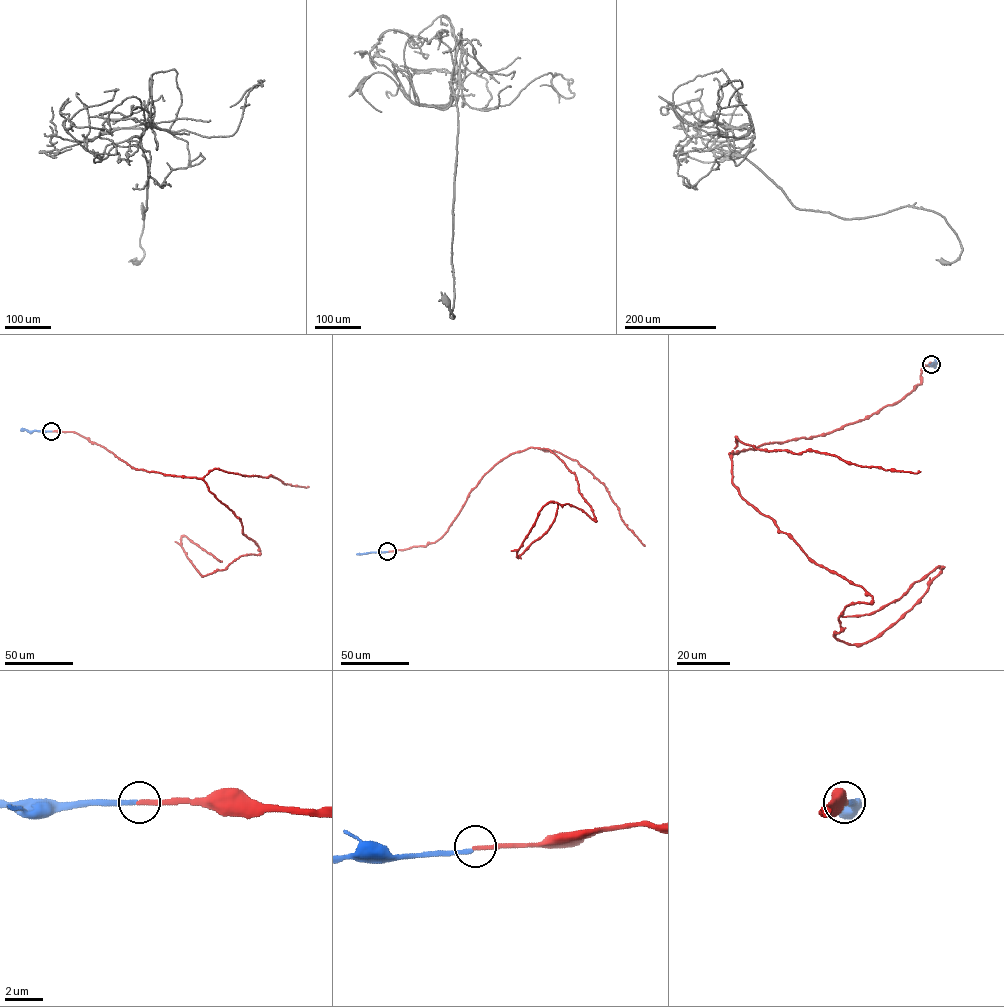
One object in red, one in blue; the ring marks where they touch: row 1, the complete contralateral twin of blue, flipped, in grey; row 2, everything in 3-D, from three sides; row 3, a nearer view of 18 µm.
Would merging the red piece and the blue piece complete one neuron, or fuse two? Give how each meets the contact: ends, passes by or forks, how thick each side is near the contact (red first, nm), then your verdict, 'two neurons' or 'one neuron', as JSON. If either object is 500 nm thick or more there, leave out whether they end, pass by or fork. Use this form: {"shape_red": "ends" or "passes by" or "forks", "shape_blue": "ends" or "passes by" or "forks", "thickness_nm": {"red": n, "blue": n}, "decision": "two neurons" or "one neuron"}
{"shape_red": "ends", "shape_blue": "ends", "thickness_nm": {"red": 260, "blue": 220}, "decision": "one neuron"}

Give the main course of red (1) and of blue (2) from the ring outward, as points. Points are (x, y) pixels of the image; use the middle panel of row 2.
1: (387, 551), (437, 541), (484, 475), (530, 447), (575, 475), (596, 521), (549, 502), (517, 556), (558, 504)
2: (387, 551), (356, 554)

